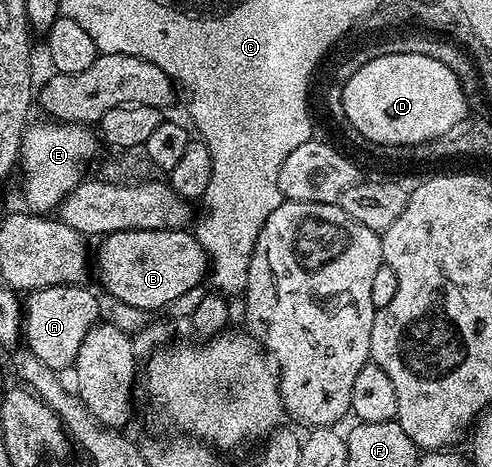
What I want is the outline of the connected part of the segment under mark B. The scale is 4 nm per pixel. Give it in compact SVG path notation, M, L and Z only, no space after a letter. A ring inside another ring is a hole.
M168 228L167 230L123 230L122 232L113 232L110 236L104 237L100 241L101 249L96 249L95 252L95 276L101 279L101 284L110 292L110 297L113 300L123 302L127 306L135 306L141 308L146 314L153 314L156 308L165 308L168 304L177 304L183 294L187 294L192 288L201 288L203 282L201 279L206 279L207 273L210 271L211 265L209 257L205 255L203 246L198 242L196 235L192 231L182 230L180 228Z

